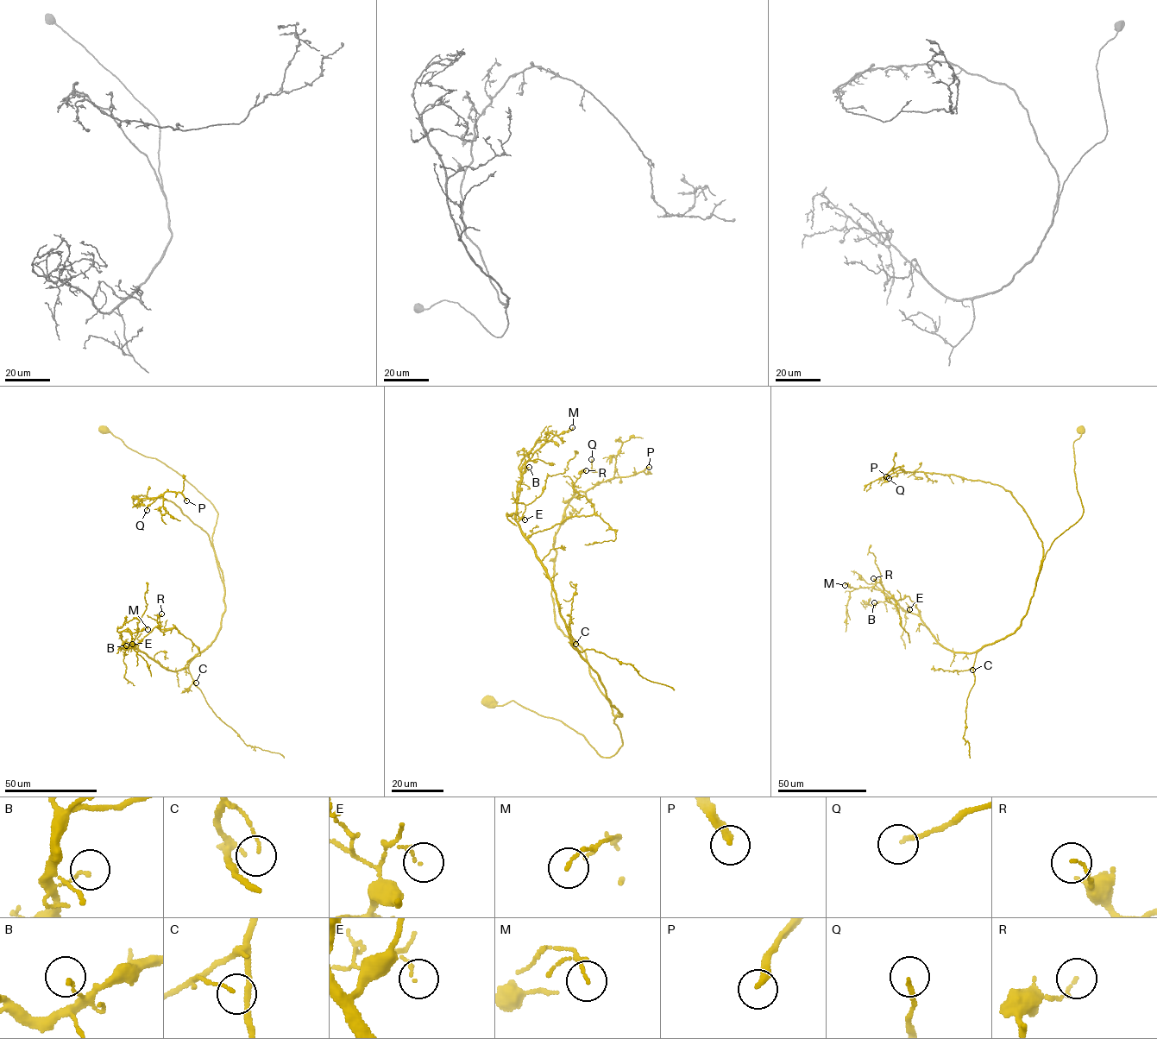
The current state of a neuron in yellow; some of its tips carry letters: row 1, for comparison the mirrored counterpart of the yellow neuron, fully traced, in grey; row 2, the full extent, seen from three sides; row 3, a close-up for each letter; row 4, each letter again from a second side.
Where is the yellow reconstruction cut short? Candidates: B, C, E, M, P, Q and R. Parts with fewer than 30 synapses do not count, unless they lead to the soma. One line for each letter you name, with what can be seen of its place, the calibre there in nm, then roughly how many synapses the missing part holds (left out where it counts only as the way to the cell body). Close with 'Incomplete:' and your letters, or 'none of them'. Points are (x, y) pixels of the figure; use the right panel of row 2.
P: at (886, 476); 280 nm thick; about 140 synapses
Q: at (889, 478); 140 nm thick; about 35 synapses
Incomplete: P, Q

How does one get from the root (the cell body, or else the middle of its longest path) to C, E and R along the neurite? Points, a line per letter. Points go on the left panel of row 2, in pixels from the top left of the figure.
C: (104, 429), (131, 450), (176, 471), (217, 513), (212, 543), (225, 608), (215, 639), (188, 664), (196, 683)
E: (104, 429), (176, 471), (218, 514), (212, 543), (225, 608), (215, 639), (175, 671), (128, 647), (132, 644)
R: (104, 429), (217, 513), (220, 629), (175, 671), (138, 648), (156, 626), (177, 628), (160, 629), (161, 613)

